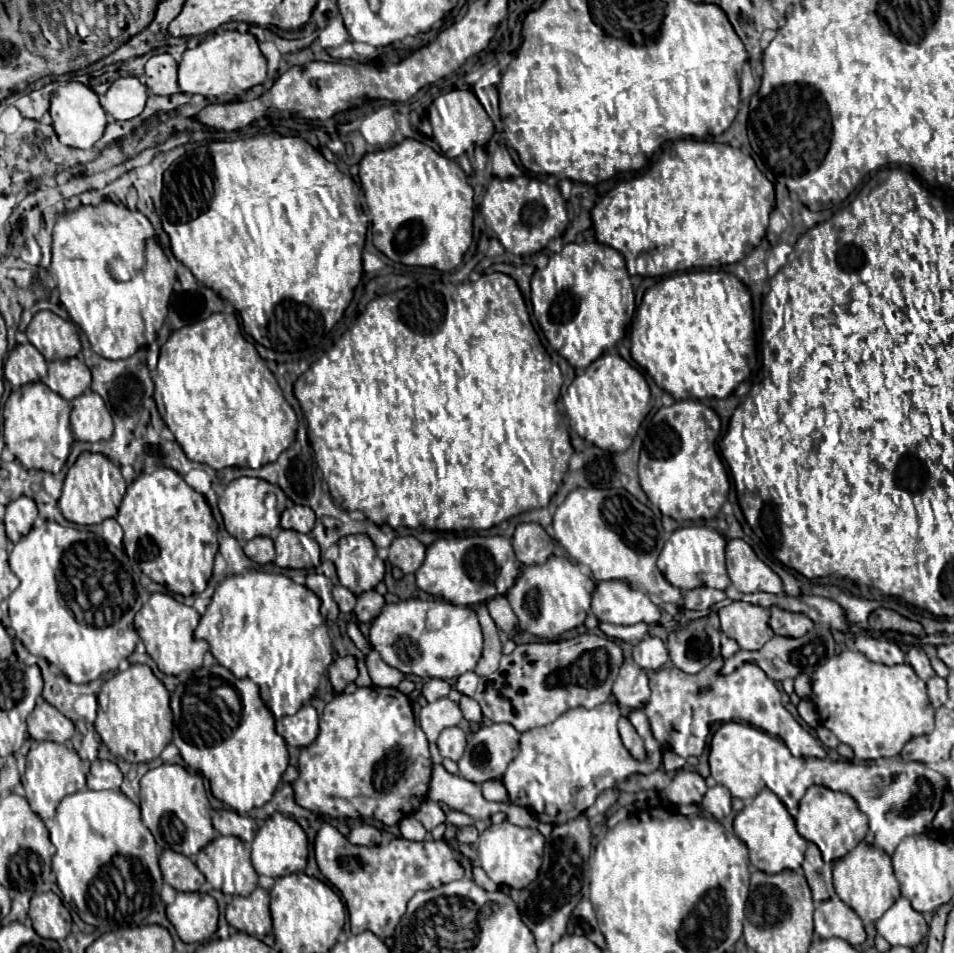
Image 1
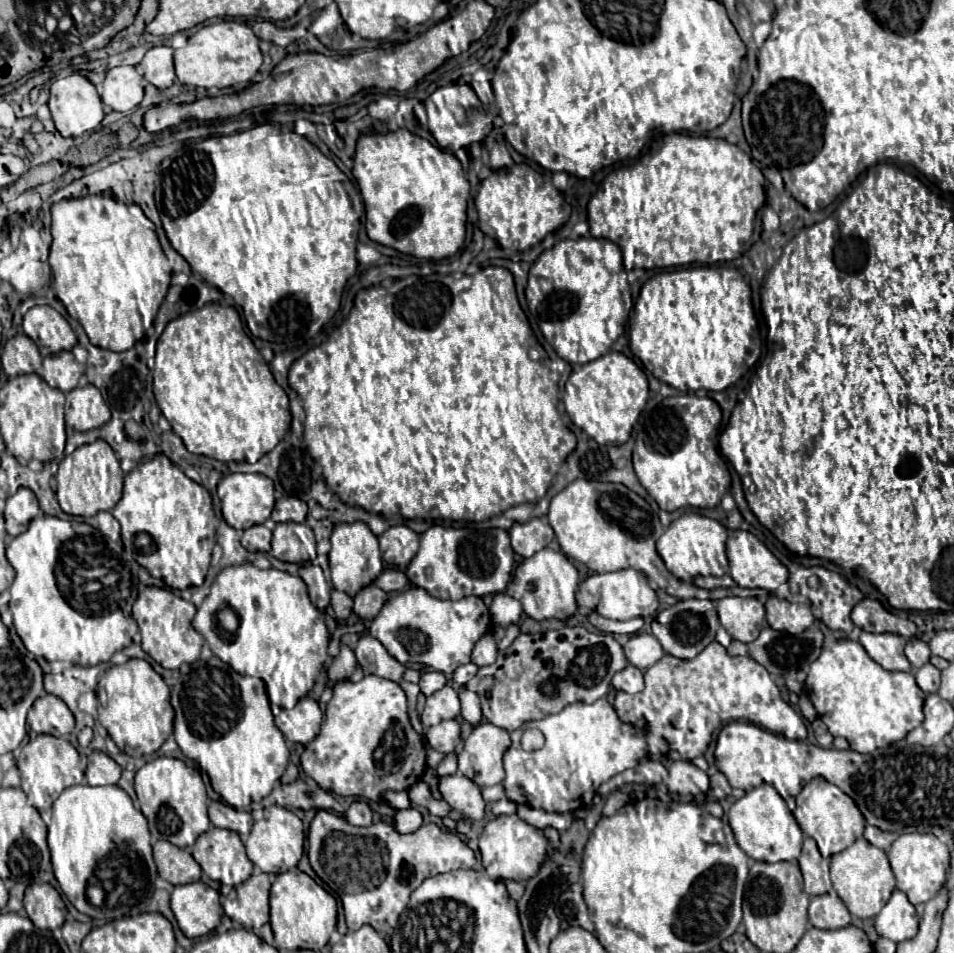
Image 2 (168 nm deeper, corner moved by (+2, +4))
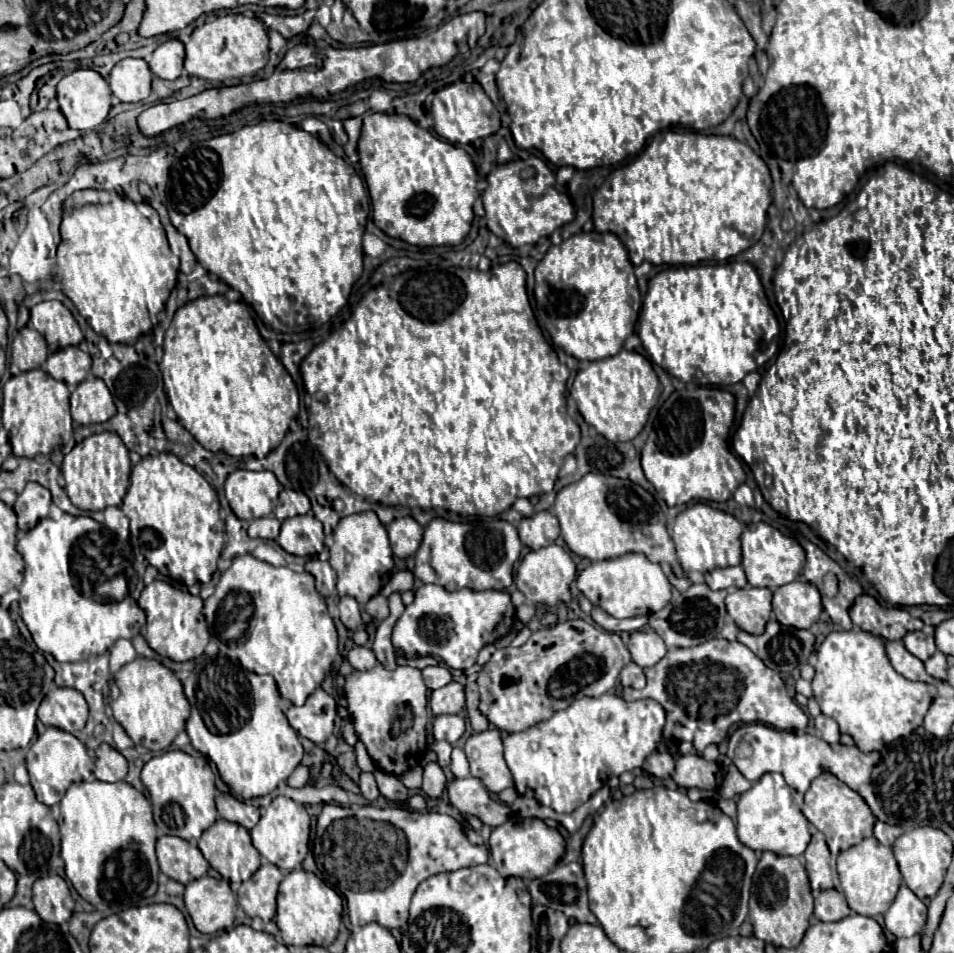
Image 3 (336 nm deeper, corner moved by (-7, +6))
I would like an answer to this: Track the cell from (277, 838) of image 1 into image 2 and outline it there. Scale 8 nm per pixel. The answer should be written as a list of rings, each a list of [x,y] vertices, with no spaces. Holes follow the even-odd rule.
[[[267,806],[265,808],[265,816],[261,820],[257,820],[251,828],[251,834],[245,842],[247,848],[247,856],[249,860],[259,866],[263,872],[287,872],[291,868],[297,866],[297,862],[301,860],[304,854],[306,834],[297,814],[293,814],[291,810],[283,808],[283,806]]]

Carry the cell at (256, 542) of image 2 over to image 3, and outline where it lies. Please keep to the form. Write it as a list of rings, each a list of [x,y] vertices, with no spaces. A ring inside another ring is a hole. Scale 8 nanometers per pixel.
[[[274,516],[252,520],[248,526],[250,538],[264,538],[264,540],[276,540],[280,534],[280,522]]]

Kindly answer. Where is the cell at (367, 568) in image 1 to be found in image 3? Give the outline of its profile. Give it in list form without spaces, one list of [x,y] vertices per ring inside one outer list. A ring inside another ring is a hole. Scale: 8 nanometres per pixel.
[[[374,512],[352,514],[338,522],[334,530],[334,546],[330,548],[330,566],[338,574],[336,590],[340,596],[352,596],[360,604],[366,604],[380,592],[380,588],[392,576],[394,556],[390,550],[388,532]]]

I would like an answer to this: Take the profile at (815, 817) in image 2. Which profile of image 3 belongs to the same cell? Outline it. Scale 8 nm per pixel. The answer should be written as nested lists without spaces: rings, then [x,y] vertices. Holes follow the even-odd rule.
[[[822,772],[812,782],[810,790],[804,794],[802,814],[808,818],[808,822],[812,822],[826,836],[828,848],[834,856],[842,850],[856,846],[864,838],[872,836],[872,828],[874,828],[874,822],[876,822],[876,818],[868,810],[868,804],[864,802],[864,798],[828,772]]]

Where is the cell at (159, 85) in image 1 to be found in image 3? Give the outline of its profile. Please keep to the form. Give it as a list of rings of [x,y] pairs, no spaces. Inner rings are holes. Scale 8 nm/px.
[[[168,40],[160,44],[148,62],[150,70],[162,80],[176,80],[182,74],[182,64],[184,44],[180,40]]]

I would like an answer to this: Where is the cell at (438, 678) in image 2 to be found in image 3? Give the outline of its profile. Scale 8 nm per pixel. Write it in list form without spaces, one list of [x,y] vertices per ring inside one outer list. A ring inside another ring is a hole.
[[[428,666],[428,668],[422,670],[422,678],[424,678],[424,682],[430,690],[442,688],[448,682],[452,682],[452,674],[446,666]]]

